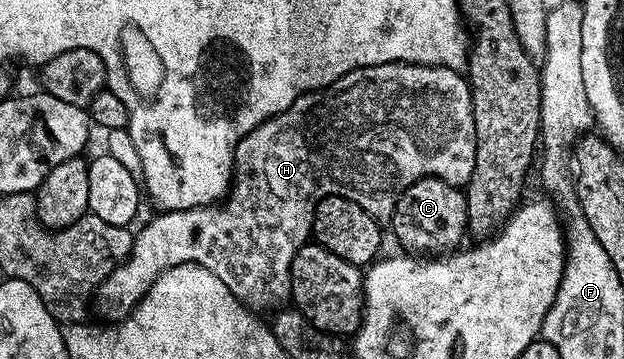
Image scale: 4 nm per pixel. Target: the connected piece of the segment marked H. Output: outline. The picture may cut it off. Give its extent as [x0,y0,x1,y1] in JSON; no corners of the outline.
[93,62,477,324]

